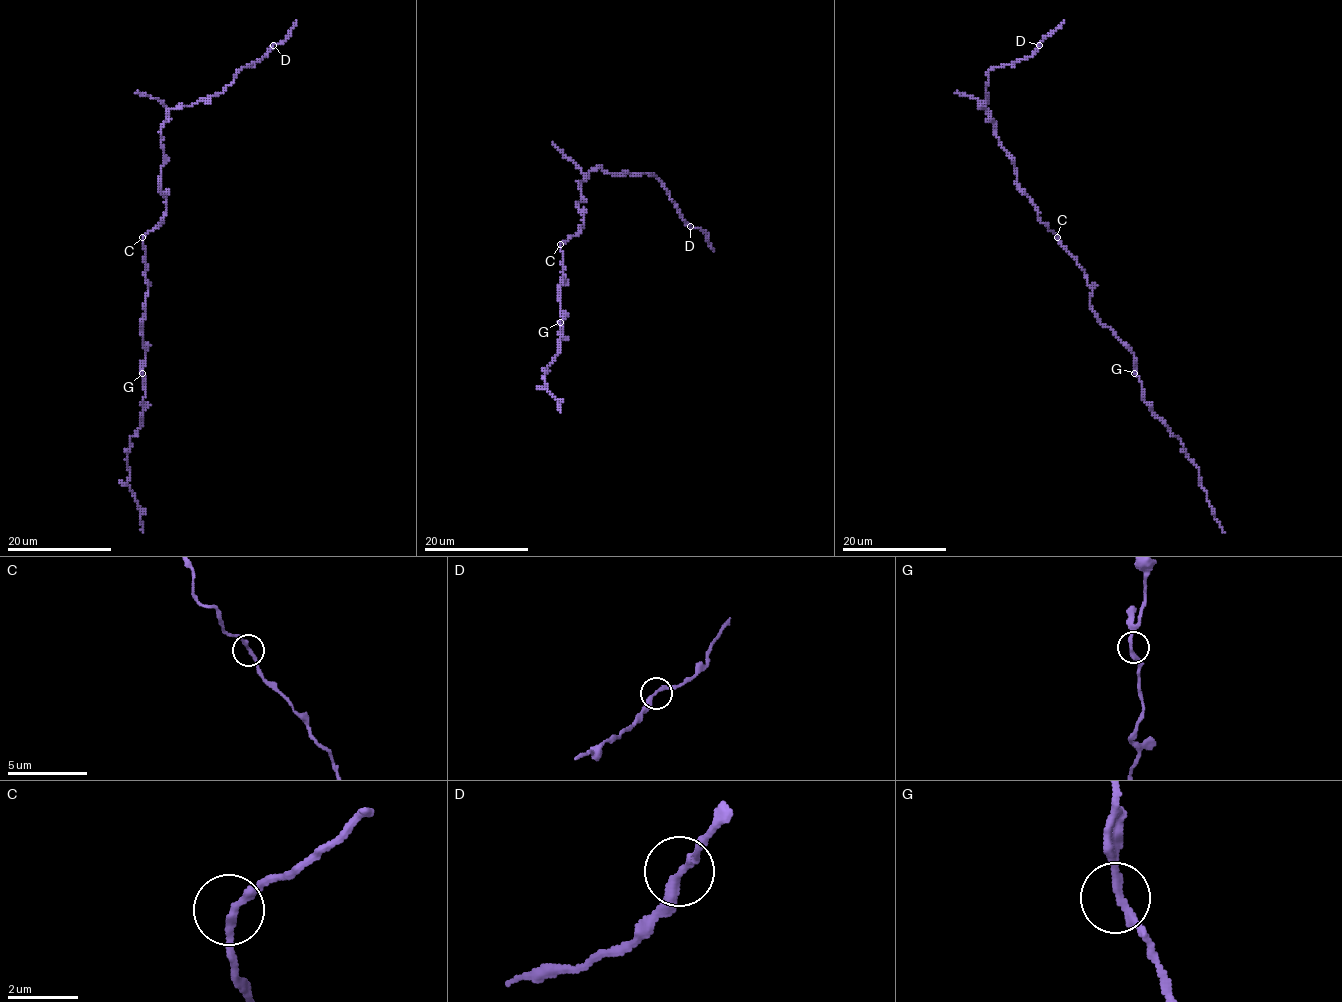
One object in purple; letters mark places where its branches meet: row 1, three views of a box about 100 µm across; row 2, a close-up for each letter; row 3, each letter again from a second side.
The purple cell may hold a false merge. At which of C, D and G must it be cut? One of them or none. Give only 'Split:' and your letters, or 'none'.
Split: none

